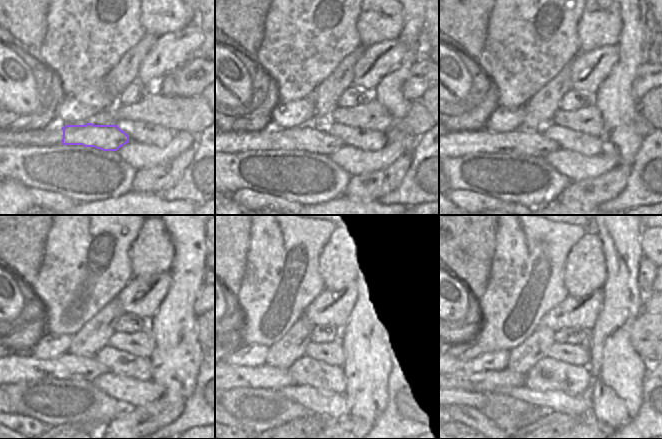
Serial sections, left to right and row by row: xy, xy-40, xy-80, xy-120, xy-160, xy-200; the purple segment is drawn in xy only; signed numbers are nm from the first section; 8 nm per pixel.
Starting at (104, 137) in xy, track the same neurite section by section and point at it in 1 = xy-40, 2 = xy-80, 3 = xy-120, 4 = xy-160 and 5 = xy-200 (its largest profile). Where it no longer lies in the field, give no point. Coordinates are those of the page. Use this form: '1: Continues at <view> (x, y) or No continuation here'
1: Continues at xy-40 (310, 138)
2: Continues at xy-80 (535, 143)
3: Continues at xy-120 (74, 367)
4: Continues at xy-160 (306, 371)
5: Continues at xy-200 (542, 374)

